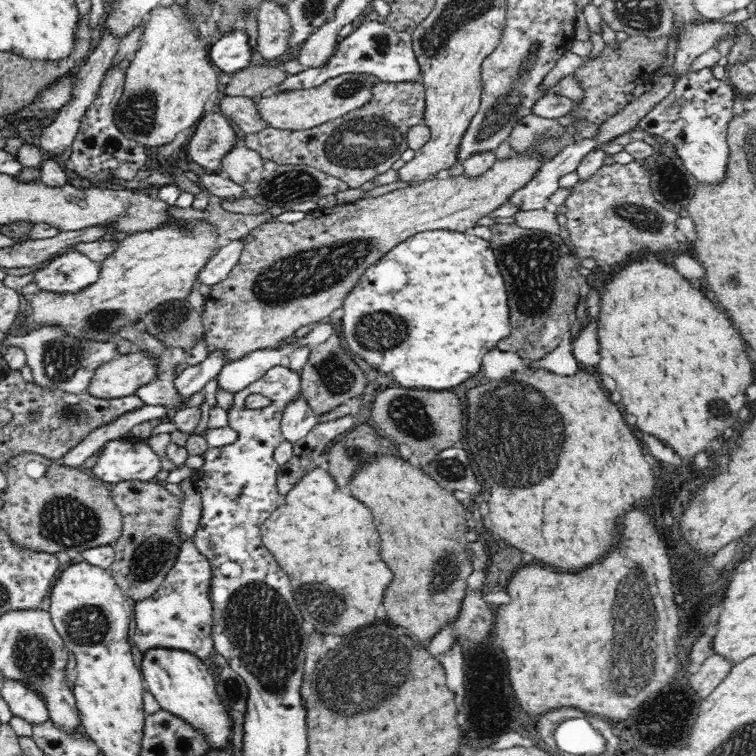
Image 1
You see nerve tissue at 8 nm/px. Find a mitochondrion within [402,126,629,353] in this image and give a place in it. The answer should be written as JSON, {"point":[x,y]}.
{"point":[531,264]}

